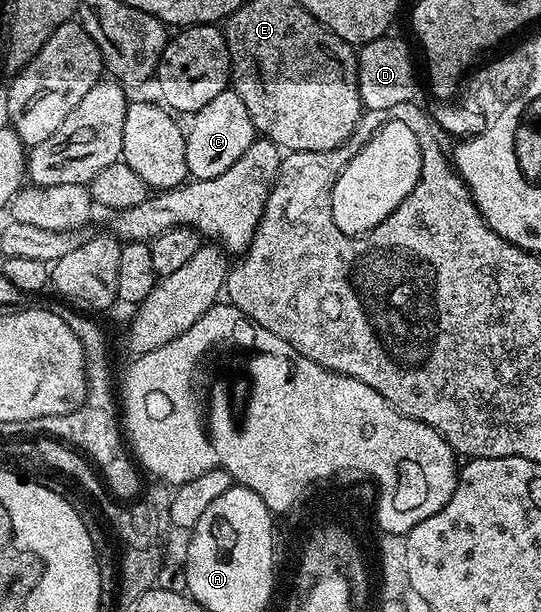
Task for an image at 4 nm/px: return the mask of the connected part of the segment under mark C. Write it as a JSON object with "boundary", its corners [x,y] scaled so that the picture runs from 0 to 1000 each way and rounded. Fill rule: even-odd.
{"boundary":[[[431,147],[401,154],[401,160],[357,185],[351,196],[353,204],[348,201],[342,209],[342,265],[353,294],[384,294],[401,291],[401,284],[416,284],[416,278],[423,278],[475,225],[468,193],[460,193],[453,167],[445,167]]]}

